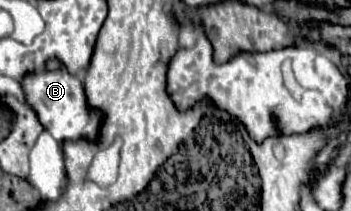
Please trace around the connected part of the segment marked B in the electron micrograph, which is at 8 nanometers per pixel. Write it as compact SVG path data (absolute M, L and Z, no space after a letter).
M64 67L56 71L42 71L40 75L26 75L24 81L24 91L26 91L26 101L38 111L38 119L44 125L46 131L54 135L58 141L98 141L100 129L104 123L104 113L100 109L94 109L88 105L86 95L84 95L84 85L70 75Z

